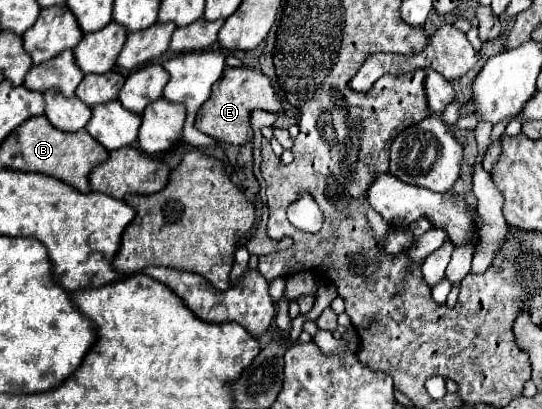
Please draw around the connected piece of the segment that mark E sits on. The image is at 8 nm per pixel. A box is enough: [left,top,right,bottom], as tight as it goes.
[196,68,282,144]

